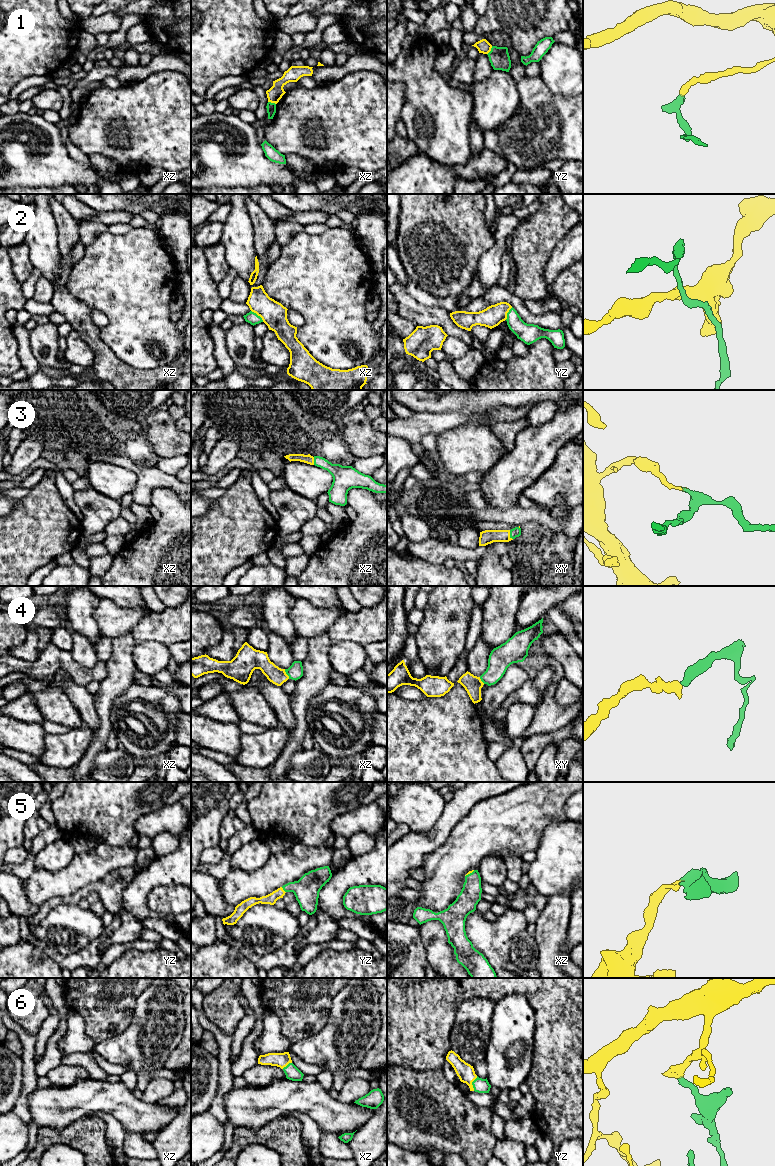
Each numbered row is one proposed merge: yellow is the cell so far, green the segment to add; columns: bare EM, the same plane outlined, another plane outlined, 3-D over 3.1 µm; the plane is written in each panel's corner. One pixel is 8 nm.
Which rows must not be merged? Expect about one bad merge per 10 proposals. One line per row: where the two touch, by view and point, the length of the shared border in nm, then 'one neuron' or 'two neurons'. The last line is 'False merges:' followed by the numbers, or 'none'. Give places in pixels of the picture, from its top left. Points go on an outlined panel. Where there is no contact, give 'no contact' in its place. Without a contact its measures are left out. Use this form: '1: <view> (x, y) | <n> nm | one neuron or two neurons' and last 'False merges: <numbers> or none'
1: yz (490, 50) | 80 nm | two neurons
2: xz (258, 315) | 140 nm | two neurons
3: xy (509, 535) | 80 nm | one neuron
4: xz (286, 674) | 90 nm | one neuron
5: yz (283, 890) | 60 nm | one neuron
6: yz (471, 1083) | 120 nm | one neuron
False merges: 1, 2

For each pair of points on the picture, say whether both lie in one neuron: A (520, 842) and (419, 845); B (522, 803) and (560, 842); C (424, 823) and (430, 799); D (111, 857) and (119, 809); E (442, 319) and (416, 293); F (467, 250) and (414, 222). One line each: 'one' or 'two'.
A: two
B: two
C: one
D: two
E: two
F: one

